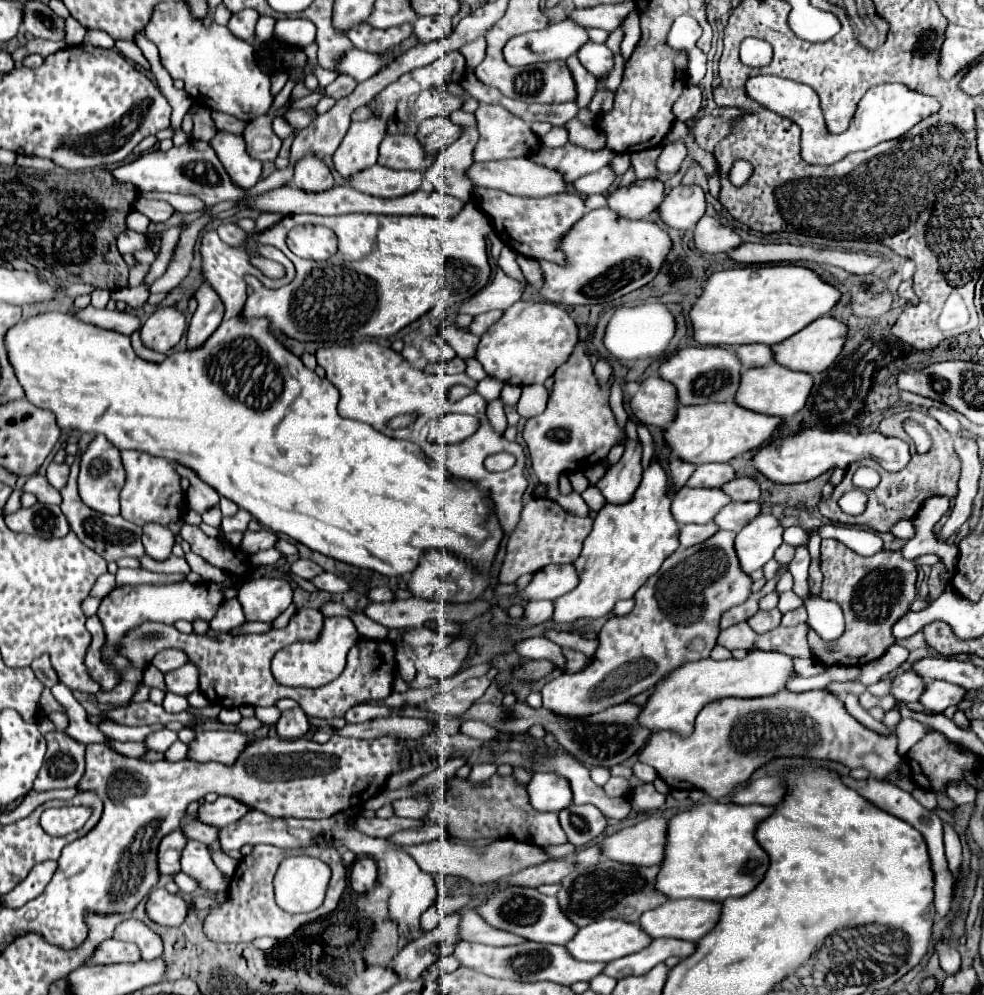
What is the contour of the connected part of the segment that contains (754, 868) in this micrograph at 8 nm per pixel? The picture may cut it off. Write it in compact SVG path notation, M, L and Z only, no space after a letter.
M705 801L697 803L693 809L681 811L673 815L667 823L667 837L665 837L665 857L659 863L661 869L657 873L655 889L665 895L667 899L705 899L705 901L725 901L729 897L743 897L757 887L763 879L769 857L755 841L755 827L763 817L771 815L771 807L765 805L735 805L731 801Z

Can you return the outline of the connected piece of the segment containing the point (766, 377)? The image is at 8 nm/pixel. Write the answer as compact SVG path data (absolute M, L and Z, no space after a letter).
M771 363L767 367L743 371L741 381L739 381L739 389L737 389L733 399L737 405L743 405L743 409L787 419L787 417L791 417L803 409L803 405L809 397L809 391L811 391L811 381L813 381L813 377L809 373L791 371L783 365Z

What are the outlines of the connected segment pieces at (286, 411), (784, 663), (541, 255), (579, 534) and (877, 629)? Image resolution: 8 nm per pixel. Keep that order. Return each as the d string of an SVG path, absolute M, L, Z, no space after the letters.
M41 313L33 315L29 319L19 321L17 325L9 327L5 333L5 347L7 347L7 357L9 363L15 371L15 377L19 385L25 391L27 401L33 405L51 411L59 427L63 431L81 431L81 433L101 433L105 435L117 449L135 449L135 451L145 451L151 455L161 455L167 457L173 463L181 463L191 467L205 483L209 483L219 495L235 501L241 509L247 509L263 527L273 529L275 533L285 533L291 539L307 545L309 549L323 553L327 557L333 557L337 561L343 561L347 565L359 567L359 569L369 569L387 577L401 577L409 575L415 571L415 567L421 561L421 555L433 549L443 549L449 553L455 553L459 559L465 563L473 565L479 573L487 573L493 565L493 559L497 555L497 547L503 539L503 529L499 525L499 519L495 517L495 507L489 499L489 491L481 489L477 483L471 481L461 481L453 479L447 475L447 471L433 459L425 457L425 453L411 441L405 439L393 439L387 437L379 431L375 431L371 425L365 425L355 419L343 419L337 413L337 403L339 403L339 391L335 385L331 385L325 377L317 377L315 371L309 371L299 357L291 355L267 329L267 319L255 319L255 321L243 321L241 317L223 321L219 329L207 339L207 345L199 351L181 351L181 353L171 353L167 359L159 365L147 363L139 359L131 347L131 341L127 335L119 335L109 329L101 329L95 325L81 323L75 319L71 313Z
M767 651L747 653L745 659L731 657L727 661L691 661L673 669L655 685L653 693L645 701L641 713L637 715L637 723L649 731L671 731L679 737L689 737L693 733L693 721L699 709L703 709L703 705L707 705L709 701L723 697L761 697L777 693L791 679L791 673L791 657Z
M475 187L473 197L481 211L485 211L495 227L497 237L511 247L513 251L531 257L531 259L547 259L555 263L563 263L563 253L557 249L559 239L585 215L583 197L575 193L559 193L543 199L527 199L527 197L513 197L505 191L483 189Z
M533 497L521 511L521 521L507 541L507 555L499 573L501 583L515 583L525 573L537 573L553 563L573 563L579 557L583 539L593 527L593 517L577 517L563 511L547 497Z
M835 539L821 541L821 597L839 603L845 615L845 633L831 645L819 641L817 633L809 627L807 641L813 659L821 665L847 665L847 667L861 667L869 661L883 657L883 653L895 643L891 627L897 619L901 619L913 597L915 597L915 581L917 569L913 561L901 557L899 551L879 551L871 557L861 557L843 543Z

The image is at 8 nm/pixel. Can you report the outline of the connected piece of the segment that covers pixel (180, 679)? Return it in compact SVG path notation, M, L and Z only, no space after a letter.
M185 663L181 669L167 673L165 683L167 683L169 691L187 697L189 693L193 693L199 687L199 683L197 683L197 667L191 665L191 663Z

